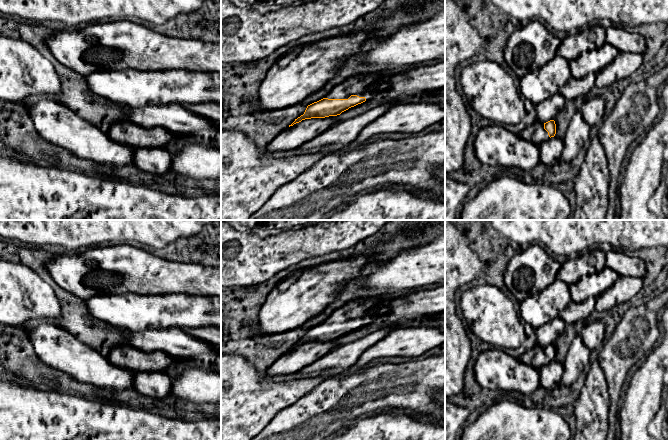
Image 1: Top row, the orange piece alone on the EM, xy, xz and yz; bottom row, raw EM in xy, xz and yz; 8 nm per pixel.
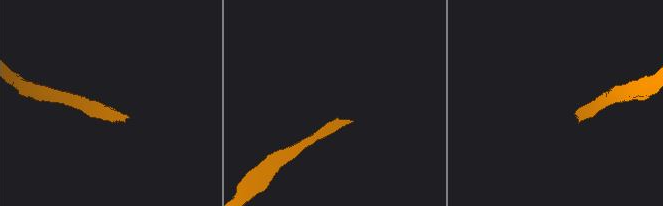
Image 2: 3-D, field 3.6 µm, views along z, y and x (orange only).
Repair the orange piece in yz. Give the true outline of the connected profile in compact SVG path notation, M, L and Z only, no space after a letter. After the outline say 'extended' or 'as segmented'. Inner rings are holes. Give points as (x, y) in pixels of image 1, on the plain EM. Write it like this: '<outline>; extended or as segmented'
M554 344L546 347L535 345L533 348L525 352L519 357L519 360L537 370L547 365L549 362L554 361L556 358L556 348Z; extended

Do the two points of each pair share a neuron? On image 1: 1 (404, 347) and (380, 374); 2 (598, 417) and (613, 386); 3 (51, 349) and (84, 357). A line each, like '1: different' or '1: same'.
1: different
2: different
3: same

